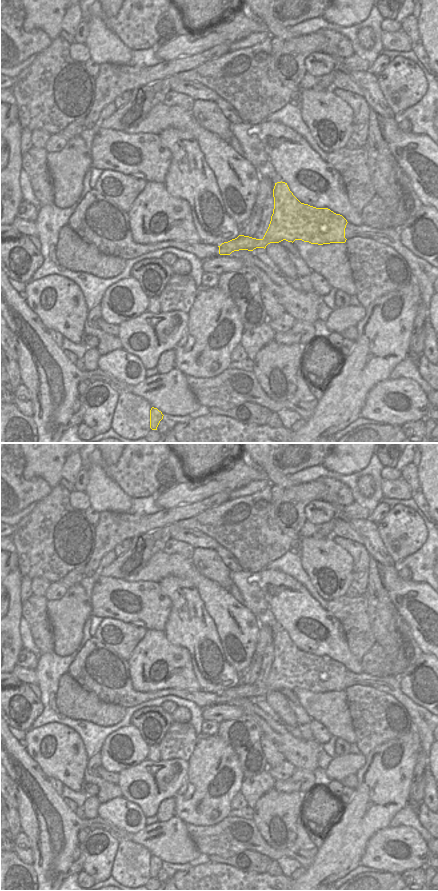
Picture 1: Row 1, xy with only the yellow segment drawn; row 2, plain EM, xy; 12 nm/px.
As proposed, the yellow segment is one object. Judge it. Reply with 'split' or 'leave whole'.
leave whole

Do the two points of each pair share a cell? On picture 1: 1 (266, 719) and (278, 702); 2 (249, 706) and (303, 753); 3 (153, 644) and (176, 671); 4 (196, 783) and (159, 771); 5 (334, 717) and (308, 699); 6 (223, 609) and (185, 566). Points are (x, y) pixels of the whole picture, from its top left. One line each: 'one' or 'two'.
1: two
2: one
3: one
4: two
5: one
6: one

